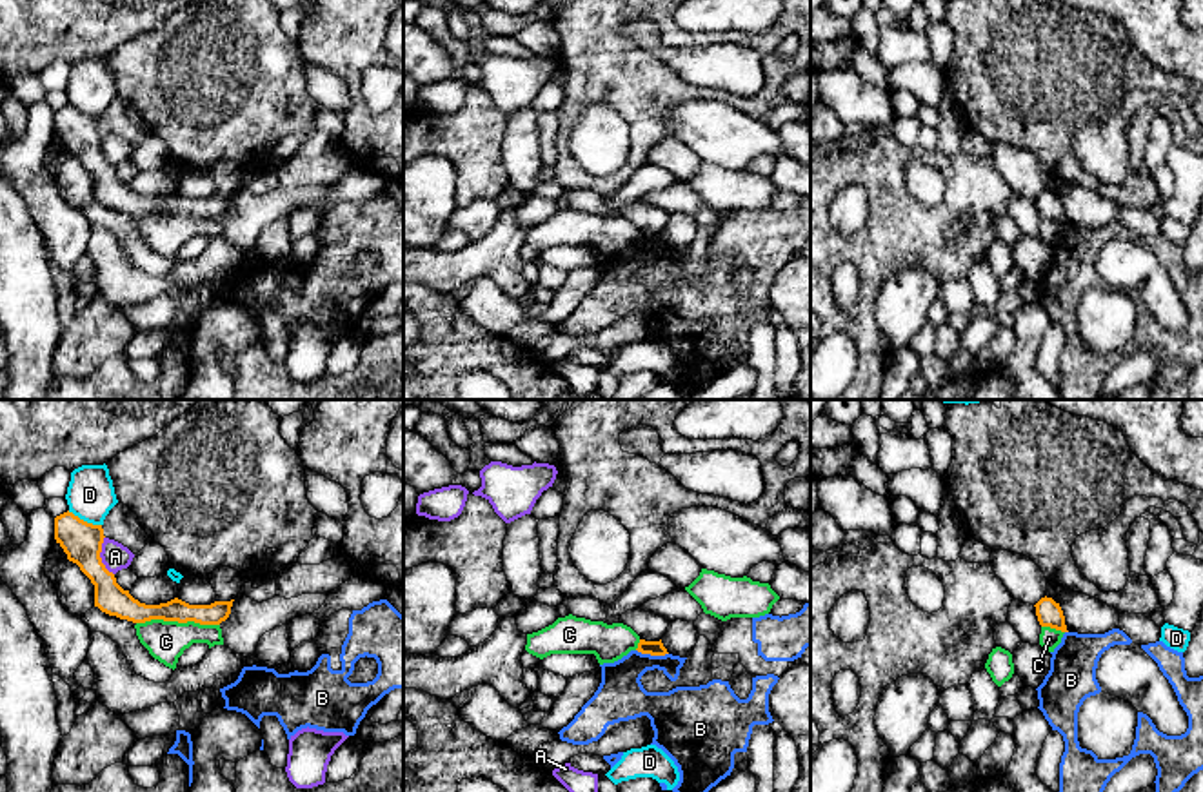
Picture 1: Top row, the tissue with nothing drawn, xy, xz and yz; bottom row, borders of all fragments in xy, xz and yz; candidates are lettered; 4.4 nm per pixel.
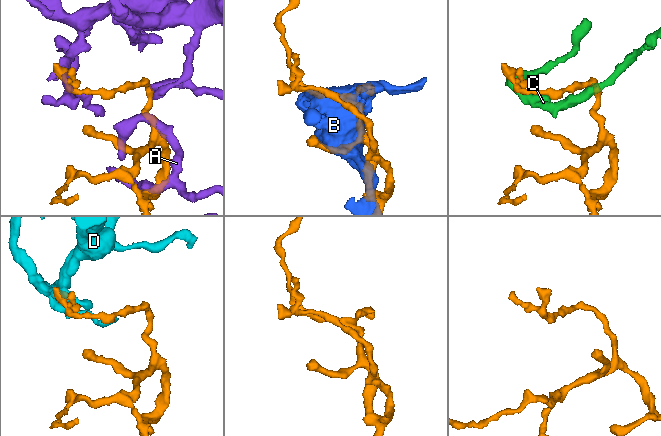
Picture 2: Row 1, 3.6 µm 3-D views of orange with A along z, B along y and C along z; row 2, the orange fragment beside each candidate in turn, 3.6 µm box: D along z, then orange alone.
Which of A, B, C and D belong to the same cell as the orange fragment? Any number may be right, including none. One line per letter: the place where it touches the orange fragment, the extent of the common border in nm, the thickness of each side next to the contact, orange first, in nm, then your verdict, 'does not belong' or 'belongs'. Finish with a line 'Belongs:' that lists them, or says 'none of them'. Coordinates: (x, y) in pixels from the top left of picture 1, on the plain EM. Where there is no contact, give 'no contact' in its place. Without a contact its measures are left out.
A: xy (99, 149) | 180 nm | 180/120 nm | does not belong
B: xz (653, 247) | 150 nm | 60/220 nm | does not belong
C: xy (178, 215) | 360 nm | 110/180 nm | does not belong
D: xy (82, 113) | 170 nm | 180/200 nm | does not belong
Belongs: none of them

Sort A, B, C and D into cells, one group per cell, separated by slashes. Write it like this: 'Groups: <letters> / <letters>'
Groups: A / B / C / D

